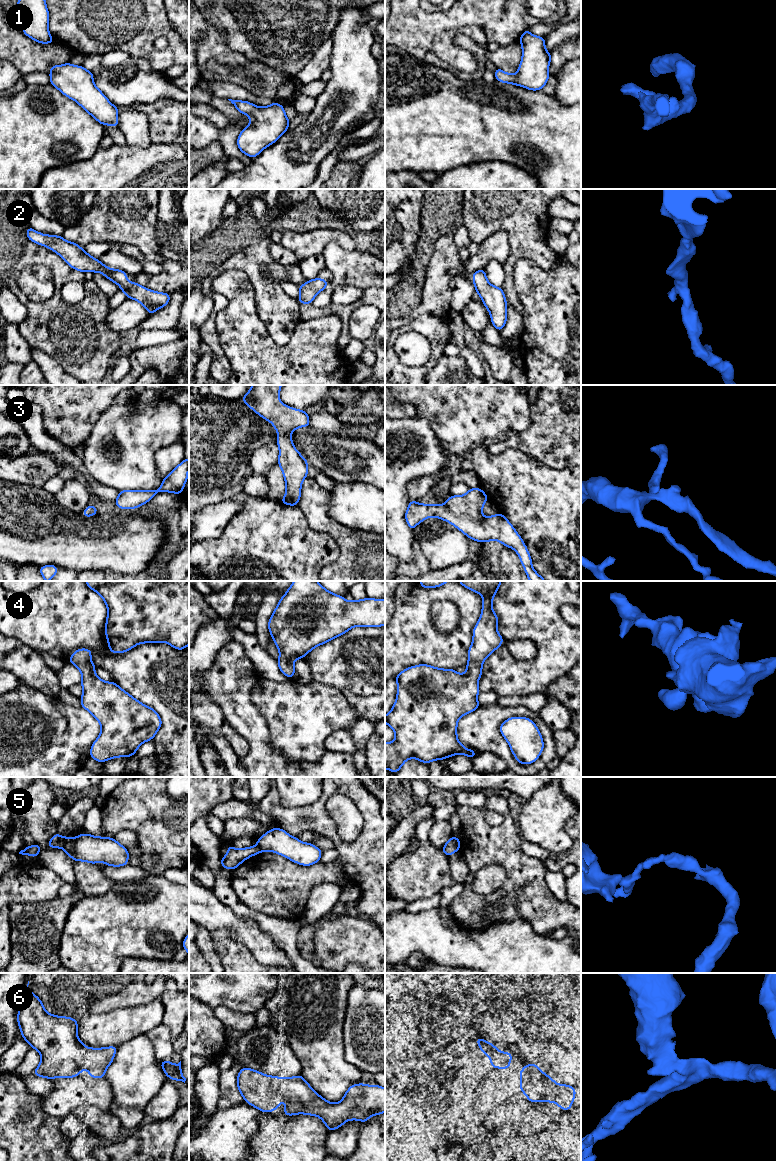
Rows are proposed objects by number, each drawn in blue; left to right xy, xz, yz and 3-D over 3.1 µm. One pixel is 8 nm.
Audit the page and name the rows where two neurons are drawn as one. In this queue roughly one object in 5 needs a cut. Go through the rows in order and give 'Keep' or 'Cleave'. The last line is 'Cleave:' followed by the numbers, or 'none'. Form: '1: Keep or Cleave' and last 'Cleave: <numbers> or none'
1: Keep
2: Keep
3: Keep
4: Keep
5: Cleave
6: Keep
Cleave: 5

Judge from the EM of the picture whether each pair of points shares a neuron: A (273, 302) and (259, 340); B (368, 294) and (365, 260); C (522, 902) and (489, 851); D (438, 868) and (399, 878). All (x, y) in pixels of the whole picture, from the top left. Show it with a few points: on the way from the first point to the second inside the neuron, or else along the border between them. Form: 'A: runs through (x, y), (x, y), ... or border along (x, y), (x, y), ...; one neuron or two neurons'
A: border along (255, 303), (258, 317), (270, 337), (278, 344); two neurons
B: border along (374, 285), (363, 289); two neurons
C: runs through (520, 888), (519, 875), (503, 859); one neuron
D: runs through (428, 868), (421, 874), (409, 877); one neuron

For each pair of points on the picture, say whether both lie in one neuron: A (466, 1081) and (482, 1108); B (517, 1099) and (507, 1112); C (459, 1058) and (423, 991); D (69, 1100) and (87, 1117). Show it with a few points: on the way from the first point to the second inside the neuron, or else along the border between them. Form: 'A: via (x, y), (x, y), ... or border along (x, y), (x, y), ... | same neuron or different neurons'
A: border along (485, 1075), (475, 1085), (472, 1102), (463, 1112) | different neurons
B: via (517, 1102), (510, 1109) | same neuron
C: via (458, 1041), (451, 1026), (439, 1014), (439, 1007) | same neuron
D: border along (101, 1109), (95, 1106), (79, 1106), (73, 1112) | different neurons

